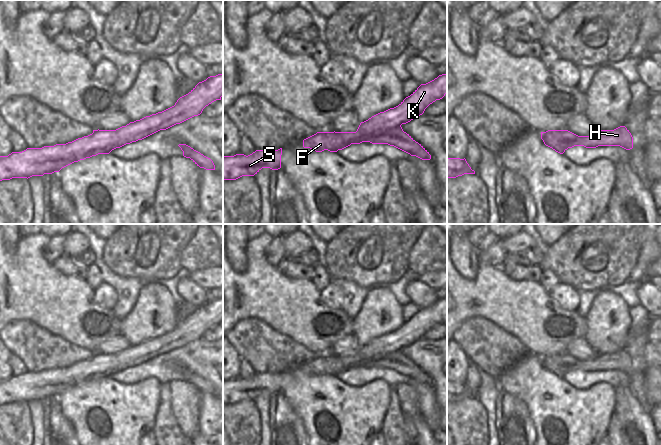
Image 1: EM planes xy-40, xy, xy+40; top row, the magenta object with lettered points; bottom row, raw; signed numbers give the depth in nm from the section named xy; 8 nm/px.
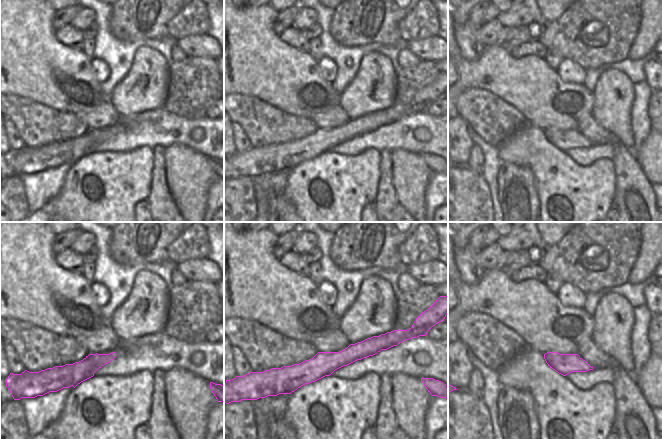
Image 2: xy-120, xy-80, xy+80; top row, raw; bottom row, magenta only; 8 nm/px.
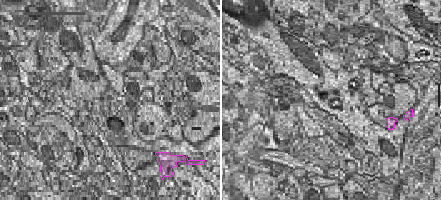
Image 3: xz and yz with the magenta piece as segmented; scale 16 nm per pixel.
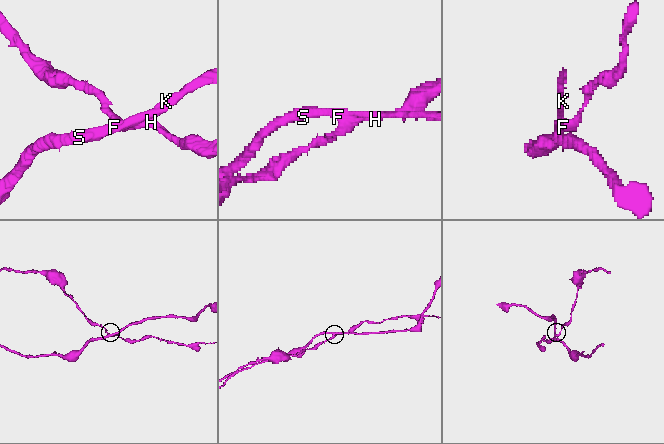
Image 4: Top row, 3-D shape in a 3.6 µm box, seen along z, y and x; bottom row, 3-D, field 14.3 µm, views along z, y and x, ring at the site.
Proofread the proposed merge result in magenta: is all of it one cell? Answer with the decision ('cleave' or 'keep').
cleave

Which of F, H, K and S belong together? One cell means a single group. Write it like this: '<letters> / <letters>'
F K S / H

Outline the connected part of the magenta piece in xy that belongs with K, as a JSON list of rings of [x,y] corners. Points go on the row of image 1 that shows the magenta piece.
[[[447,74],[421,84],[398,106],[380,112],[361,122],[356,132],[317,132],[303,140],[303,147],[316,152],[337,152],[350,146],[358,138],[370,138],[378,132],[392,130],[422,115],[425,109],[447,94]]]

